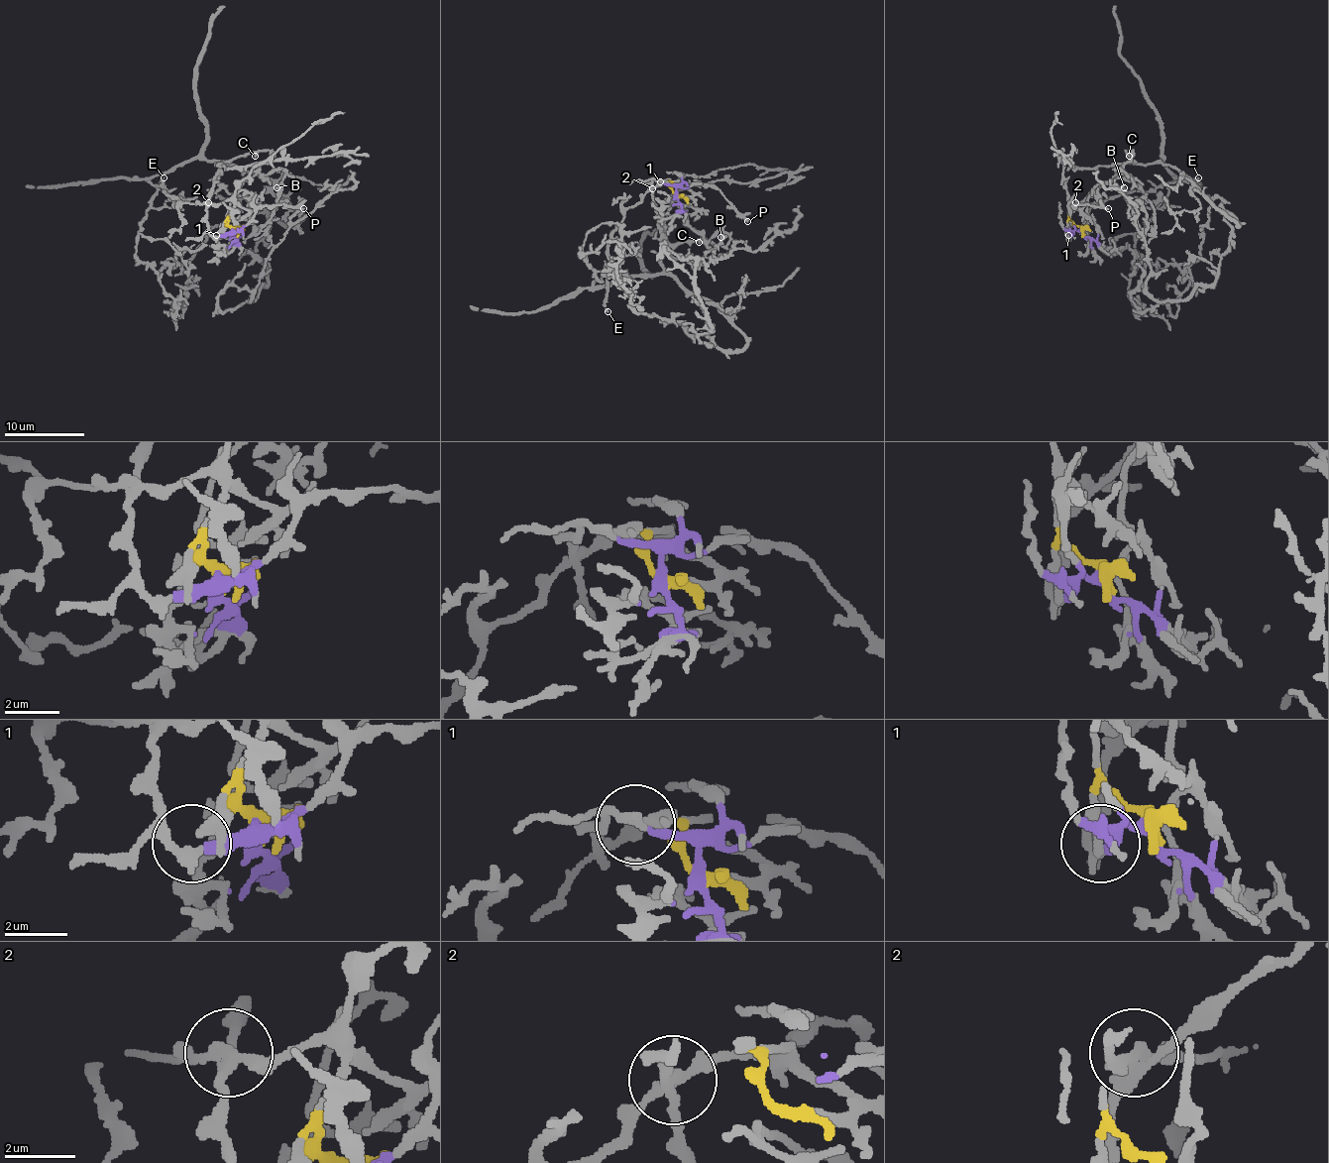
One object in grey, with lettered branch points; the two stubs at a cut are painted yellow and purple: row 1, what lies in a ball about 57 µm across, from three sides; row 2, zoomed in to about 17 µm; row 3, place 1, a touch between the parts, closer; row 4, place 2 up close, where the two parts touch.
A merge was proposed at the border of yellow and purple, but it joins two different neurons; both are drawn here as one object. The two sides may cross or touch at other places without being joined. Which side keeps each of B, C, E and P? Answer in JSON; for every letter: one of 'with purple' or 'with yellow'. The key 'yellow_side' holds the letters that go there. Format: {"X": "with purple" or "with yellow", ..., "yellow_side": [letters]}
{"B": "with purple", "C": "with purple", "E": "with yellow", "P": "with purple", "yellow_side": ["E"]}

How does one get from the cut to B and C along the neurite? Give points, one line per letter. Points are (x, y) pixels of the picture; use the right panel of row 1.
B: (1083, 233), (1066, 235), (1068, 216), (1117, 174), (1125, 174), (1151, 202), (1149, 233), (1137, 222), (1125, 186)
C: (1083, 233), (1095, 239), (1097, 235), (1087, 216), (1087, 196), (1113, 180), (1131, 159), (1127, 151), (1129, 157)

